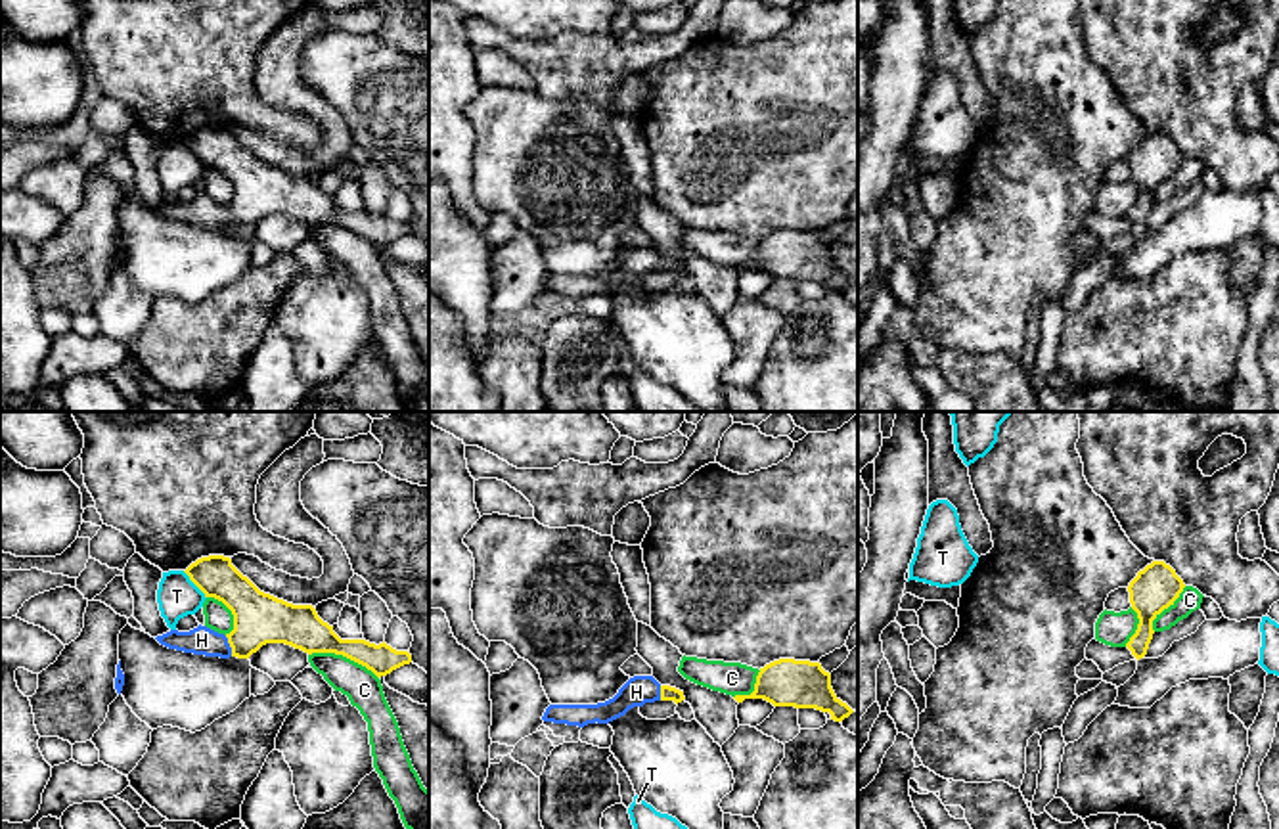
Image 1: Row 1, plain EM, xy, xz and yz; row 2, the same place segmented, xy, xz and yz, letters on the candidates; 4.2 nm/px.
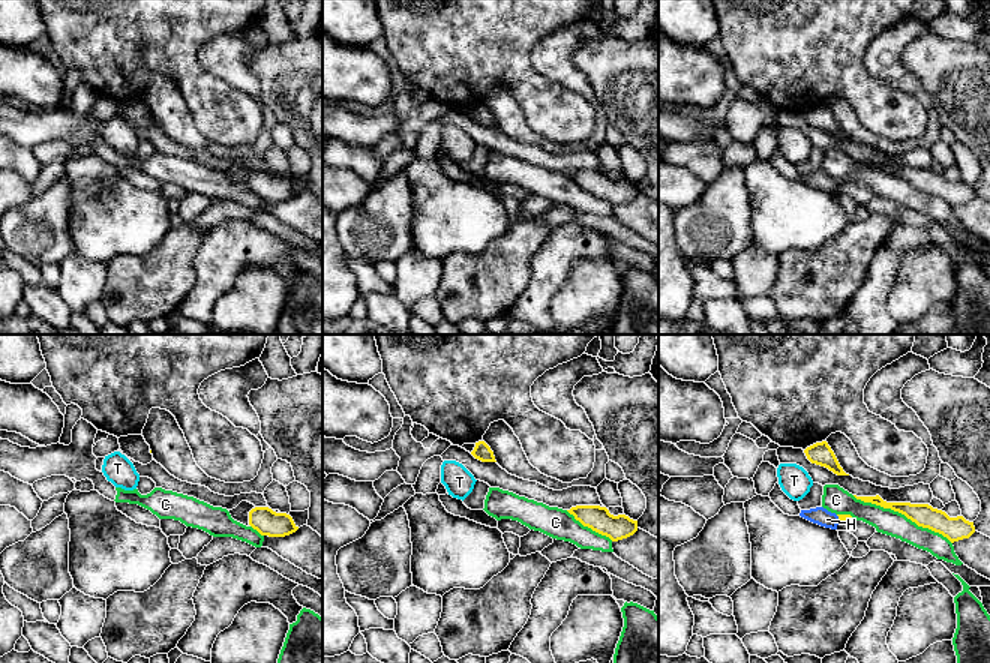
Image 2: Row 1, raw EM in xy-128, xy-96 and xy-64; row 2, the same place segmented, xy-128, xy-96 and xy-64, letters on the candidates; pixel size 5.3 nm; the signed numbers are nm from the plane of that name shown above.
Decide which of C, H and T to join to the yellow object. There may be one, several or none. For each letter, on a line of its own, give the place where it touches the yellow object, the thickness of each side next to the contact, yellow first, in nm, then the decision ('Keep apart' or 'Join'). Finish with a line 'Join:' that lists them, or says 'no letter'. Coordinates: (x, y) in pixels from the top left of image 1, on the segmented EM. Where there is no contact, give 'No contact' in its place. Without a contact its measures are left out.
C: Touches yellow at xy (343, 655). Thickness 180 nm (yellow) against 150 nm. Keep apart
H: Touches yellow at xy (230, 646). Thickness 220 nm (yellow) against 120 nm. Join
T: Touches yellow at xy (194, 582). Thickness 170 nm (yellow) against 170 nm. Keep apart
Join: H

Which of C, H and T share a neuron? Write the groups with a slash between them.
C / H / T

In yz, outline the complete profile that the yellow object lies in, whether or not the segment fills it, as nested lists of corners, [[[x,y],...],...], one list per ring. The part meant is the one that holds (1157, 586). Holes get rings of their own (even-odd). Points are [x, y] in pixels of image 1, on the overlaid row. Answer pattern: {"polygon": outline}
{"polygon": [[[1153,561],[1130,582],[1130,603],[1137,613],[1139,624],[1126,647],[1139,661],[1147,655],[1153,639],[1153,620],[1183,592],[1185,584],[1164,561]]]}

